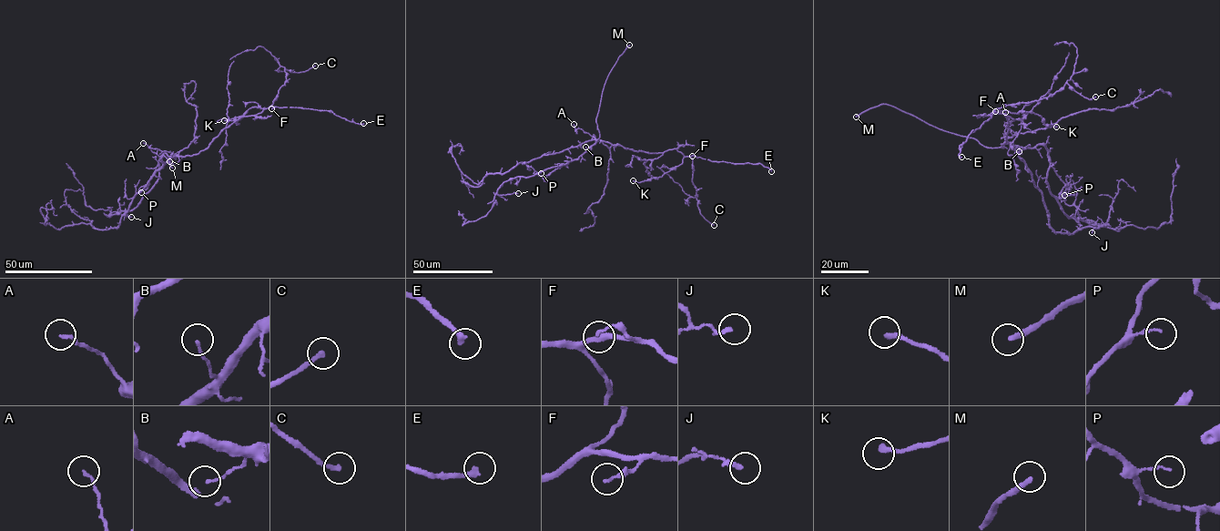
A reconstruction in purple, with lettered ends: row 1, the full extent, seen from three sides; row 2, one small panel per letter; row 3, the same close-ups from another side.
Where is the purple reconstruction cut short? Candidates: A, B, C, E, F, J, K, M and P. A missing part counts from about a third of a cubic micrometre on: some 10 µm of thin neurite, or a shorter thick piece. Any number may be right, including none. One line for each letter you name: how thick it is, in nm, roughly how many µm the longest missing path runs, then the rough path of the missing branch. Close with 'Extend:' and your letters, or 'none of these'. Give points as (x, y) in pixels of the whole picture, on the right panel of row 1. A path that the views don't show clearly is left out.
C: 220 nm thick; about 15 µm are missing
E: 280 nm thick; about 35 µm are missing
Extend: C, E

